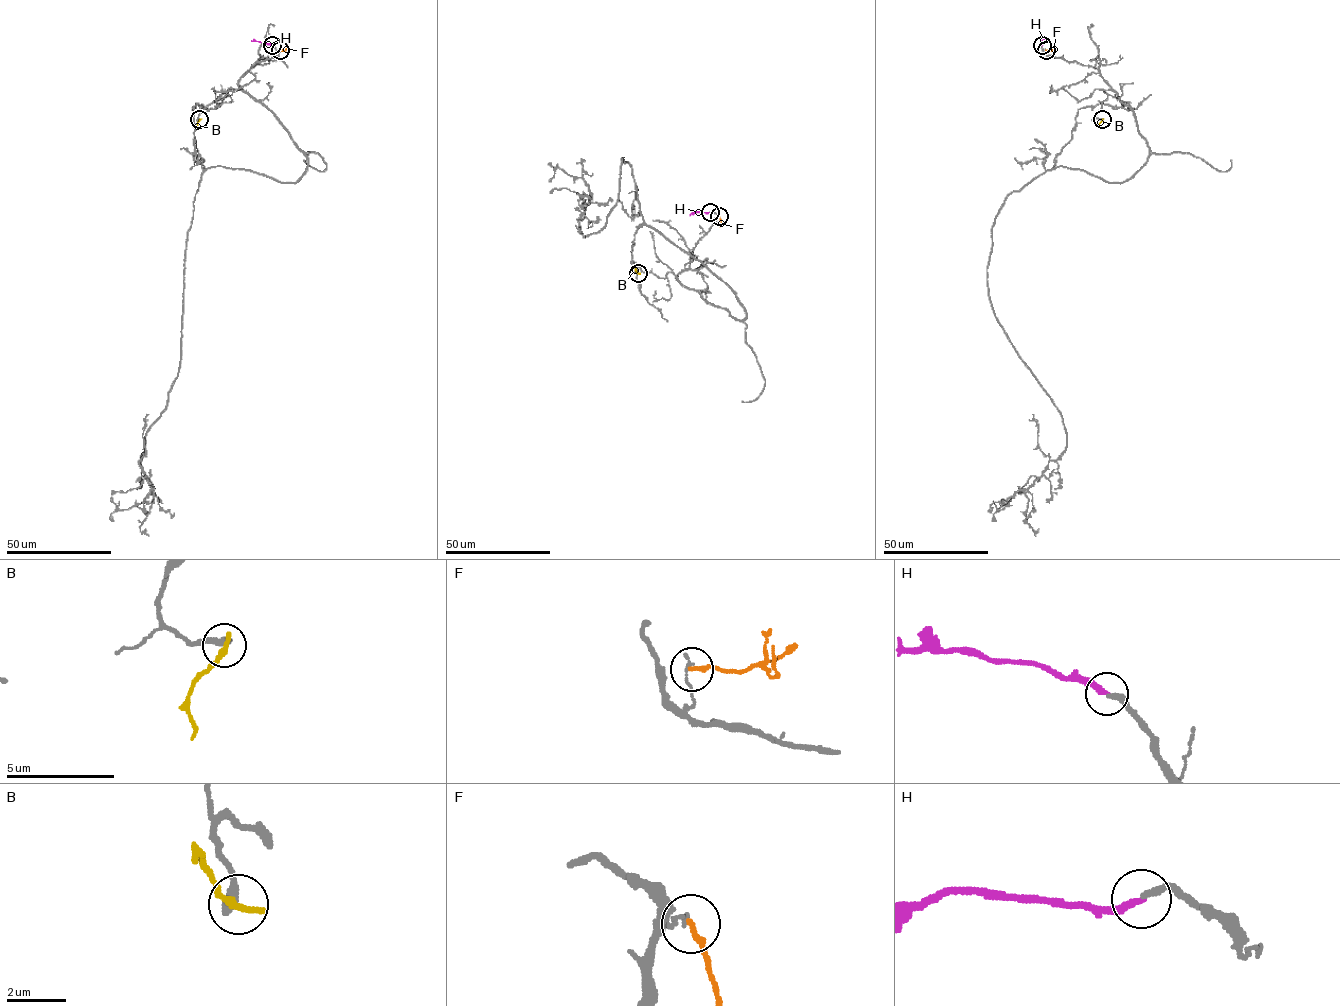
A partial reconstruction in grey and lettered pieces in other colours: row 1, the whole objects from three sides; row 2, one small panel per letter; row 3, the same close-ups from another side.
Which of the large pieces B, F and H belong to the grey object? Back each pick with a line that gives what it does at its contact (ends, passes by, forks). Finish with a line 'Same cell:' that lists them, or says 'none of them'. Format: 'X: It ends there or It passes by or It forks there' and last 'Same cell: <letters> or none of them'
H: It ends there
Same cell: H

